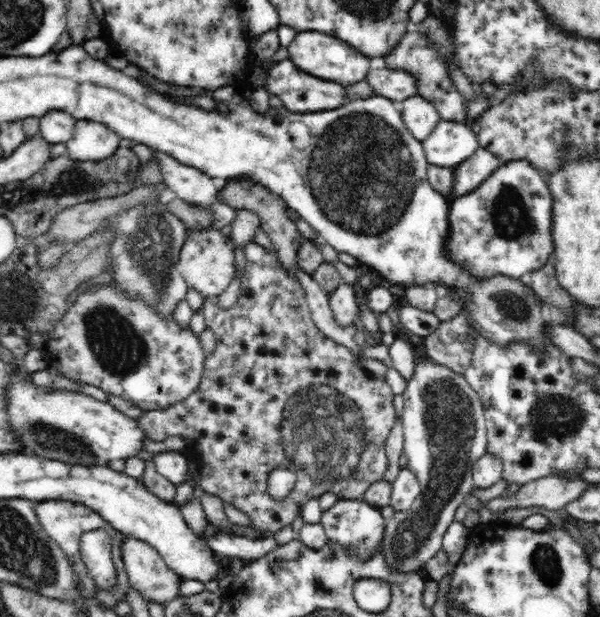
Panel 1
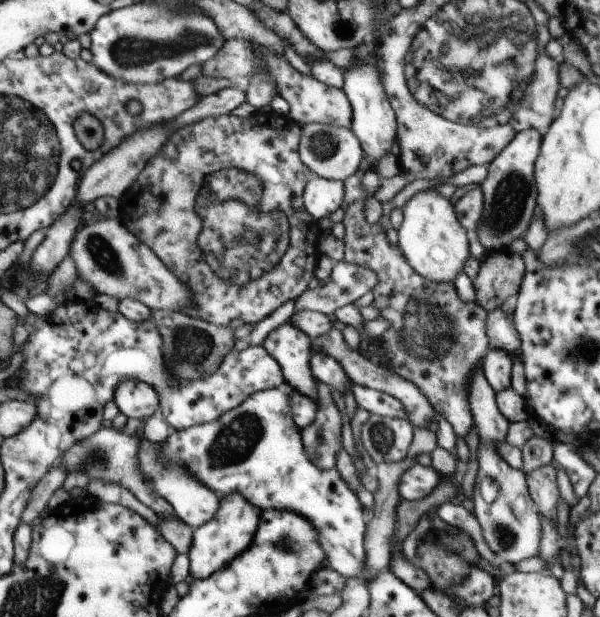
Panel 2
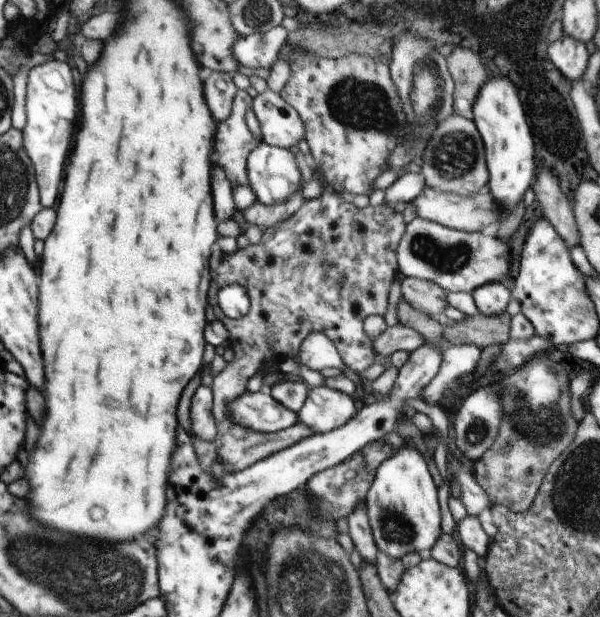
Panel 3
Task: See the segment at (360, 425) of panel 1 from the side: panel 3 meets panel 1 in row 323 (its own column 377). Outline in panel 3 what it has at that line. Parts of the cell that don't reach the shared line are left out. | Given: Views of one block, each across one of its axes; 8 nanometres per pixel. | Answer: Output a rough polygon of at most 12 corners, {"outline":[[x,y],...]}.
{"outline":[[332,189],[216,262],[249,311],[226,326],[228,402],[324,334],[356,373],[376,362],[402,213]]}

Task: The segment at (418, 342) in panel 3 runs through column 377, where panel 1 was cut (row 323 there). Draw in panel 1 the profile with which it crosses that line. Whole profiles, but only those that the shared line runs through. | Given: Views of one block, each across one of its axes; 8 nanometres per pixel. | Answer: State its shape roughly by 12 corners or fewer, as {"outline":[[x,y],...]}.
{"outline":[[343,282],[329,293],[336,323],[362,328],[357,285]]}

